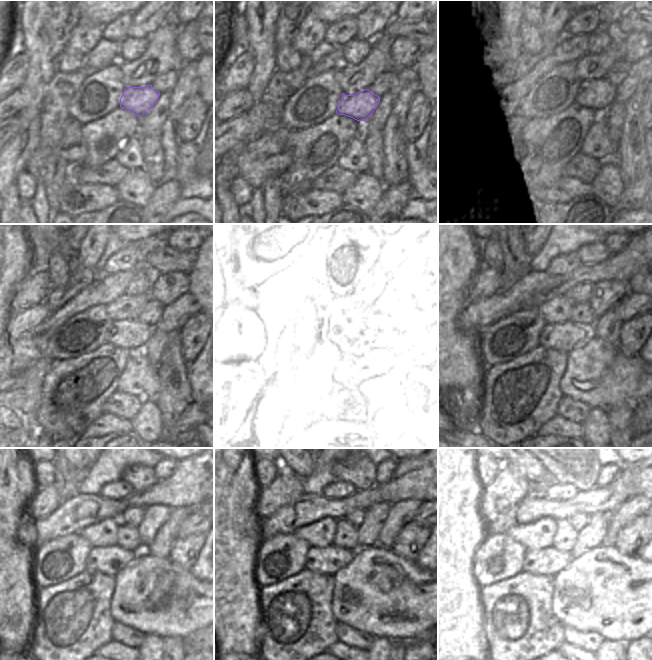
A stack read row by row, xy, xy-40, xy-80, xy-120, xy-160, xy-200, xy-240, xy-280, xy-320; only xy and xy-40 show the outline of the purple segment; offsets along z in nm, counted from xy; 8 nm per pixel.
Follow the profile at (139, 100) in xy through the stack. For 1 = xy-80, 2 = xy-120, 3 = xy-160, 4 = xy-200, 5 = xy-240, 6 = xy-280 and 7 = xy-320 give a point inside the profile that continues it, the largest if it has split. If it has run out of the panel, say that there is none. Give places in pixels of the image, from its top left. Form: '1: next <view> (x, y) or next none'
1: next xy-80 (584, 108)
2: next xy-120 (129, 334)
3: next xy-160 (346, 335)
4: next xy-200 (566, 336)
5: next xy-240 (111, 560)
6: next xy-280 (329, 560)
7: next xy-320 (549, 561)

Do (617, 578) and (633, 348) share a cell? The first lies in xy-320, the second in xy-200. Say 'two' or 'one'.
two

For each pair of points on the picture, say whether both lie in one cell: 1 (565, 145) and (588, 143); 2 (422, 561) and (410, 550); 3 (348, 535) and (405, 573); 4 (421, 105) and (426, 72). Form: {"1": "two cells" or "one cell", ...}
{"1": "two cells", "2": "two cells", "3": "two cells", "4": "two cells"}

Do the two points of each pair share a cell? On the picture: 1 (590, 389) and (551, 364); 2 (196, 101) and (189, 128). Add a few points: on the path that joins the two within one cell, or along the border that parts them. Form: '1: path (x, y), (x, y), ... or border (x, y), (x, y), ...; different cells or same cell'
1: border (568, 353), (566, 368), (560, 380), (561, 394); different cells
2: path (196, 108), (192, 121); same cell

